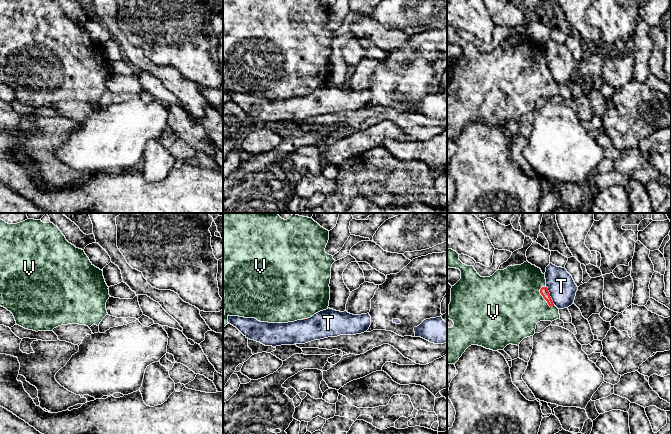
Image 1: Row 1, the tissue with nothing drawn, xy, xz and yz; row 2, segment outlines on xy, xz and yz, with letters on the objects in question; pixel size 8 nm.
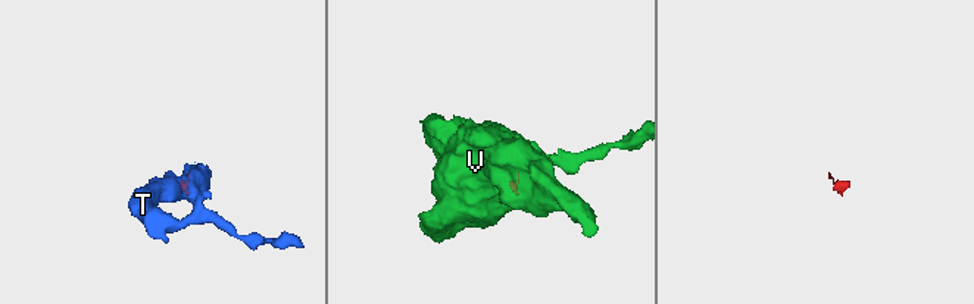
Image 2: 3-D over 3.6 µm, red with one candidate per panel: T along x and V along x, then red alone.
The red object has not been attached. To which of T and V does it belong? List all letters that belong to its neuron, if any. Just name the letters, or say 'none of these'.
V

